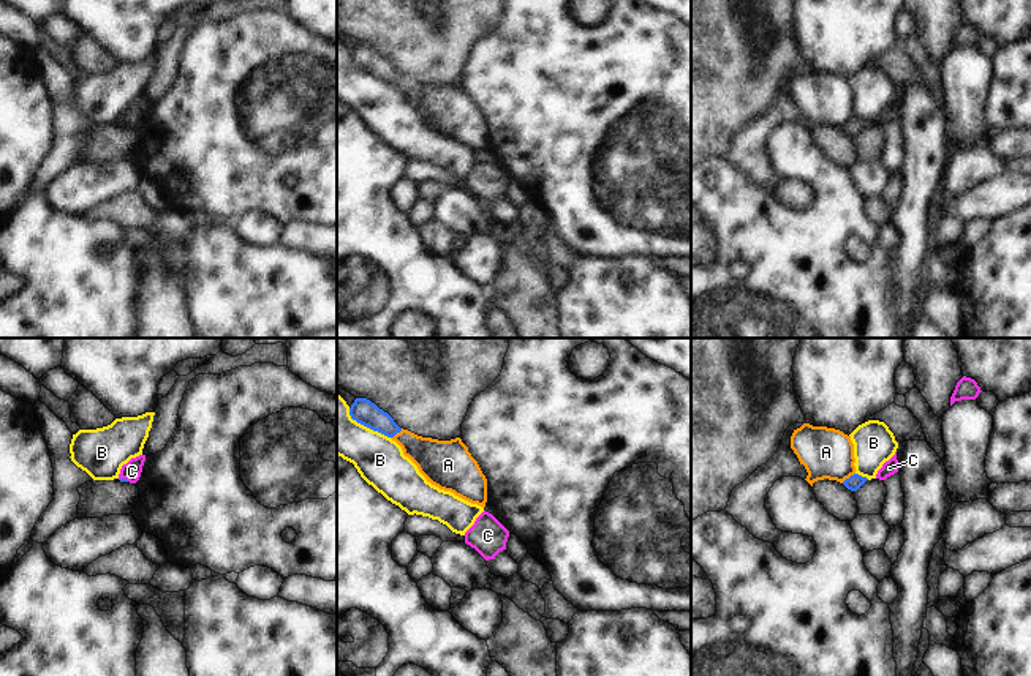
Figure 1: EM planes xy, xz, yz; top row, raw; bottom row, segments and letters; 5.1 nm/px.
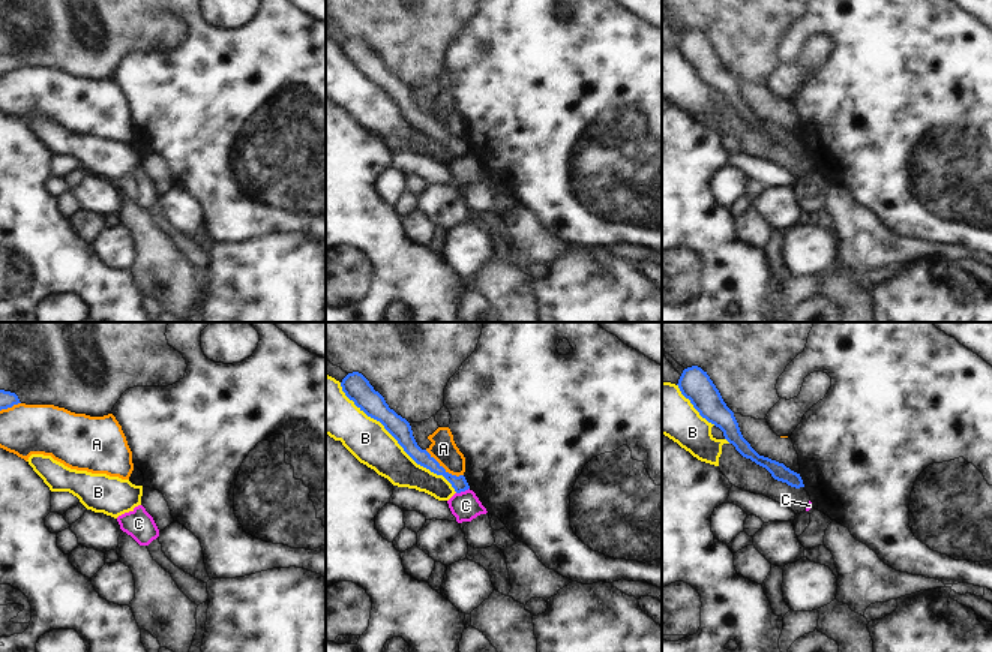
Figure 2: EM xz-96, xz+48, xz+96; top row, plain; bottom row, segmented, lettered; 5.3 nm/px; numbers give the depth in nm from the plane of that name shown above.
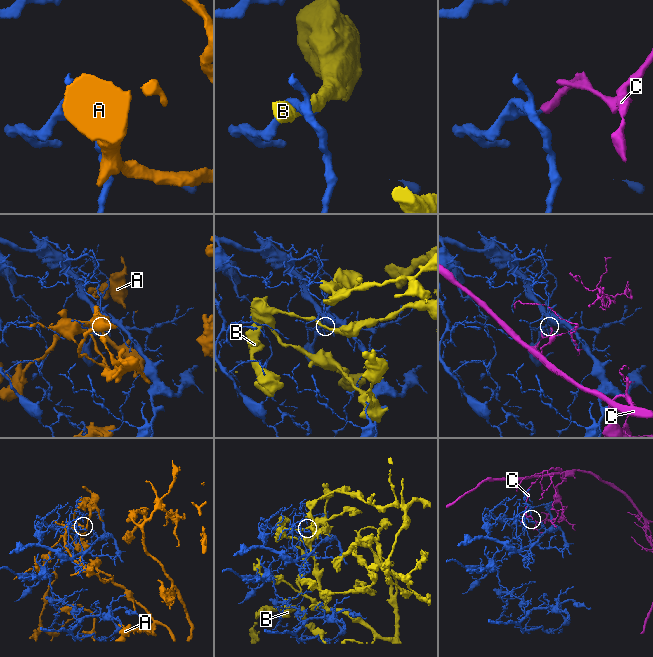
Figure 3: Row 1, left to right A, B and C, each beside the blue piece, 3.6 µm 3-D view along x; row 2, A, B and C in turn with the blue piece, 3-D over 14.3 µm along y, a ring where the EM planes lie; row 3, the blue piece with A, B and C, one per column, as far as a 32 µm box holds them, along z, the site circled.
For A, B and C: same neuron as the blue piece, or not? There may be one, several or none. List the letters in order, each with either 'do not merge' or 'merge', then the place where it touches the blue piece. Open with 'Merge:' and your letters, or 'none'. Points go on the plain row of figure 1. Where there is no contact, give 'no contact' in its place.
Merge: none
A: do not merge; contact xz (396, 79)
B: do not merge; contact xz (366, 71)
C: do not merge; contact xy (124, 125)

